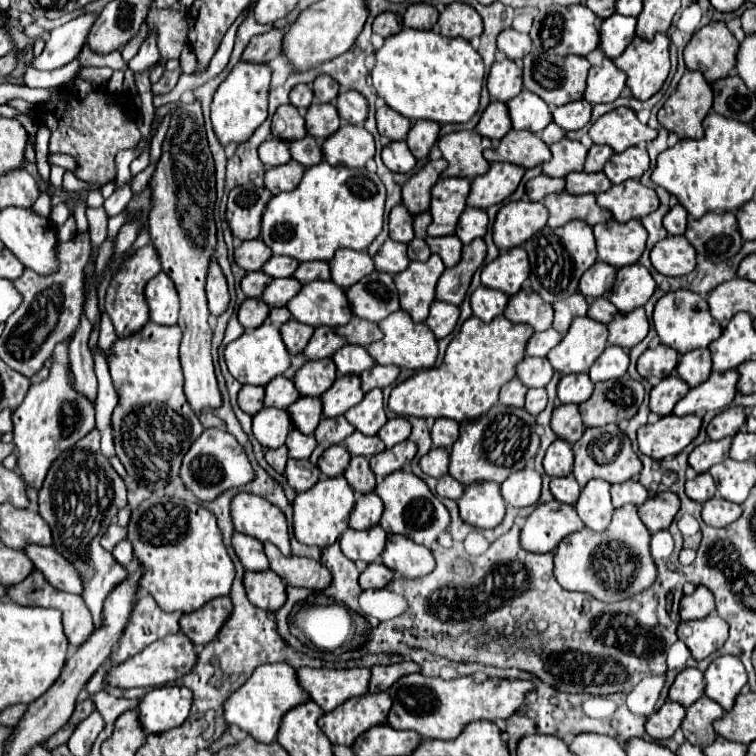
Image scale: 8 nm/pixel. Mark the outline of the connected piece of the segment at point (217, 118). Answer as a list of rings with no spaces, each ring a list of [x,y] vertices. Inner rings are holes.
[[[238,62],[232,74],[218,86],[212,100],[212,126],[222,146],[246,142],[256,128],[268,116],[268,86],[270,86],[270,66]]]

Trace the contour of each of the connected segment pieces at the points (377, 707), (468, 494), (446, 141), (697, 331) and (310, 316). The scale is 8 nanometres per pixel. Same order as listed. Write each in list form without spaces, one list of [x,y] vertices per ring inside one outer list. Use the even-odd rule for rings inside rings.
[[[366,692],[362,694],[362,698],[350,698],[350,702],[344,702],[342,706],[336,706],[334,710],[326,712],[318,720],[318,726],[330,738],[332,744],[352,746],[352,742],[362,732],[386,722],[390,706],[392,700],[386,692]]]
[[[494,482],[470,484],[458,500],[460,516],[476,528],[496,528],[504,518],[504,500]]]
[[[462,130],[450,132],[438,140],[438,148],[442,158],[448,162],[448,168],[442,176],[462,176],[462,178],[476,178],[488,170],[488,160],[482,156],[482,150],[492,148],[490,138],[482,138],[476,132]]]
[[[676,290],[664,294],[654,306],[654,328],[664,346],[674,348],[678,354],[686,354],[694,348],[706,348],[722,334],[720,324],[710,316],[706,300],[690,290]]]
[[[314,280],[304,284],[286,306],[298,322],[310,324],[314,328],[344,326],[352,318],[344,290],[332,280]]]

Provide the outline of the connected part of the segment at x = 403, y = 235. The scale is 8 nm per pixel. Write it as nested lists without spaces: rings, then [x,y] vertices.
[[[402,204],[394,206],[390,212],[390,238],[398,242],[410,242],[414,238],[412,216]]]

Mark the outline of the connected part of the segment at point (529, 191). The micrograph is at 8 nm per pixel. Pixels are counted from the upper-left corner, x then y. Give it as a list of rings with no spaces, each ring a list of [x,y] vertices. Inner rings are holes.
[[[536,176],[526,182],[526,196],[534,202],[544,200],[544,196],[552,192],[562,192],[564,190],[564,178],[550,178],[550,176]]]

